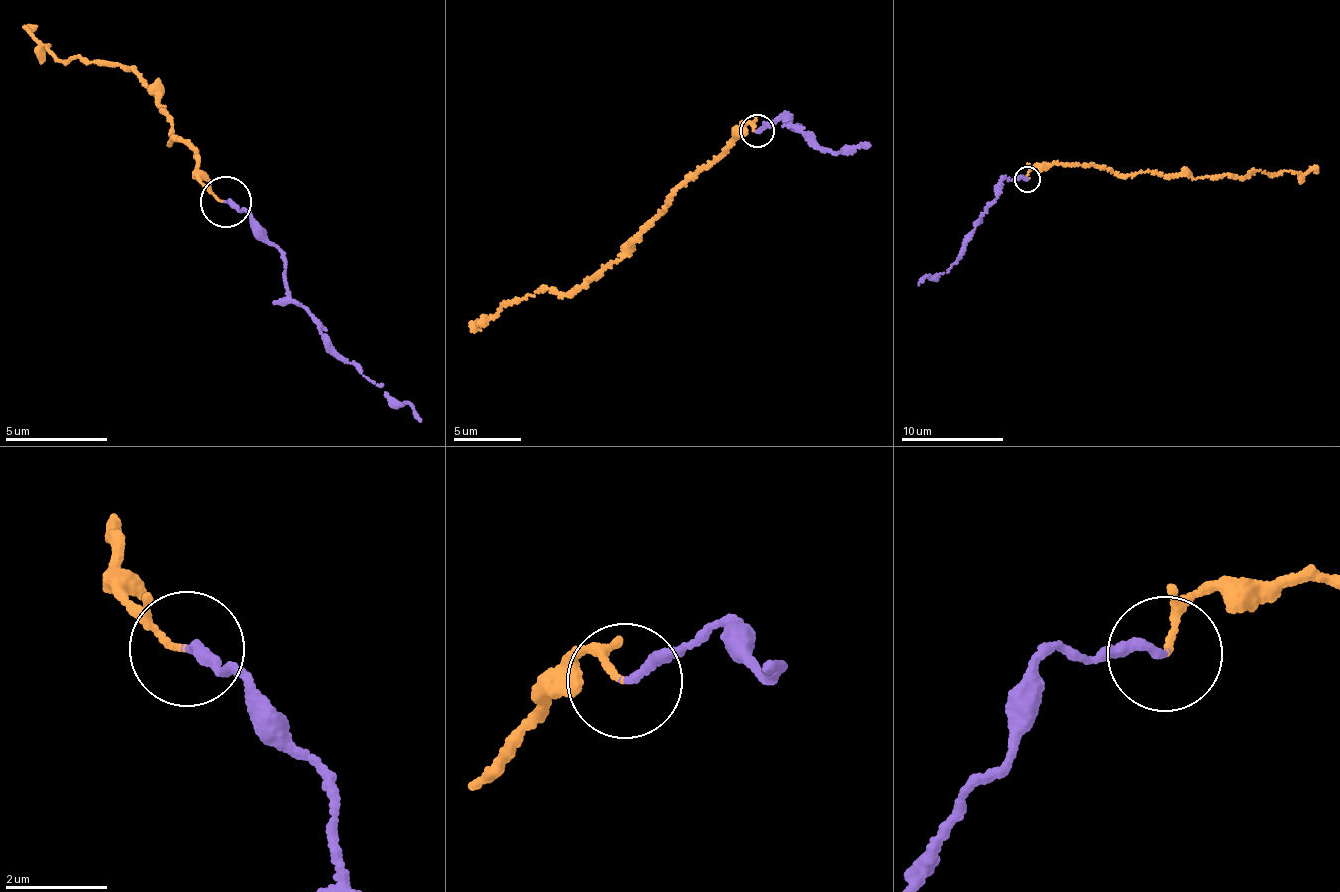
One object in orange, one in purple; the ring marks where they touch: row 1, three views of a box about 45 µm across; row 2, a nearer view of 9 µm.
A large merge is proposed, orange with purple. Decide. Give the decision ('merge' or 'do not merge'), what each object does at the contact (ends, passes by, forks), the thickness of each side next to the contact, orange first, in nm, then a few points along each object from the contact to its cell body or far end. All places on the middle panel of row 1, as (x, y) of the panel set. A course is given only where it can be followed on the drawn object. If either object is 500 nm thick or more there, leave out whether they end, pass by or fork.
merge; orange ends; purple ends; calibres 110 and 170 nm; course orange (756, 131), (746, 124), (719, 156), (675, 191), (653, 225), (584, 283), (566, 294), (541, 287), (471, 325); course purple (756, 131), (786, 117), (795, 130), (796, 127), (815, 144), (837, 153), (868, 146)

